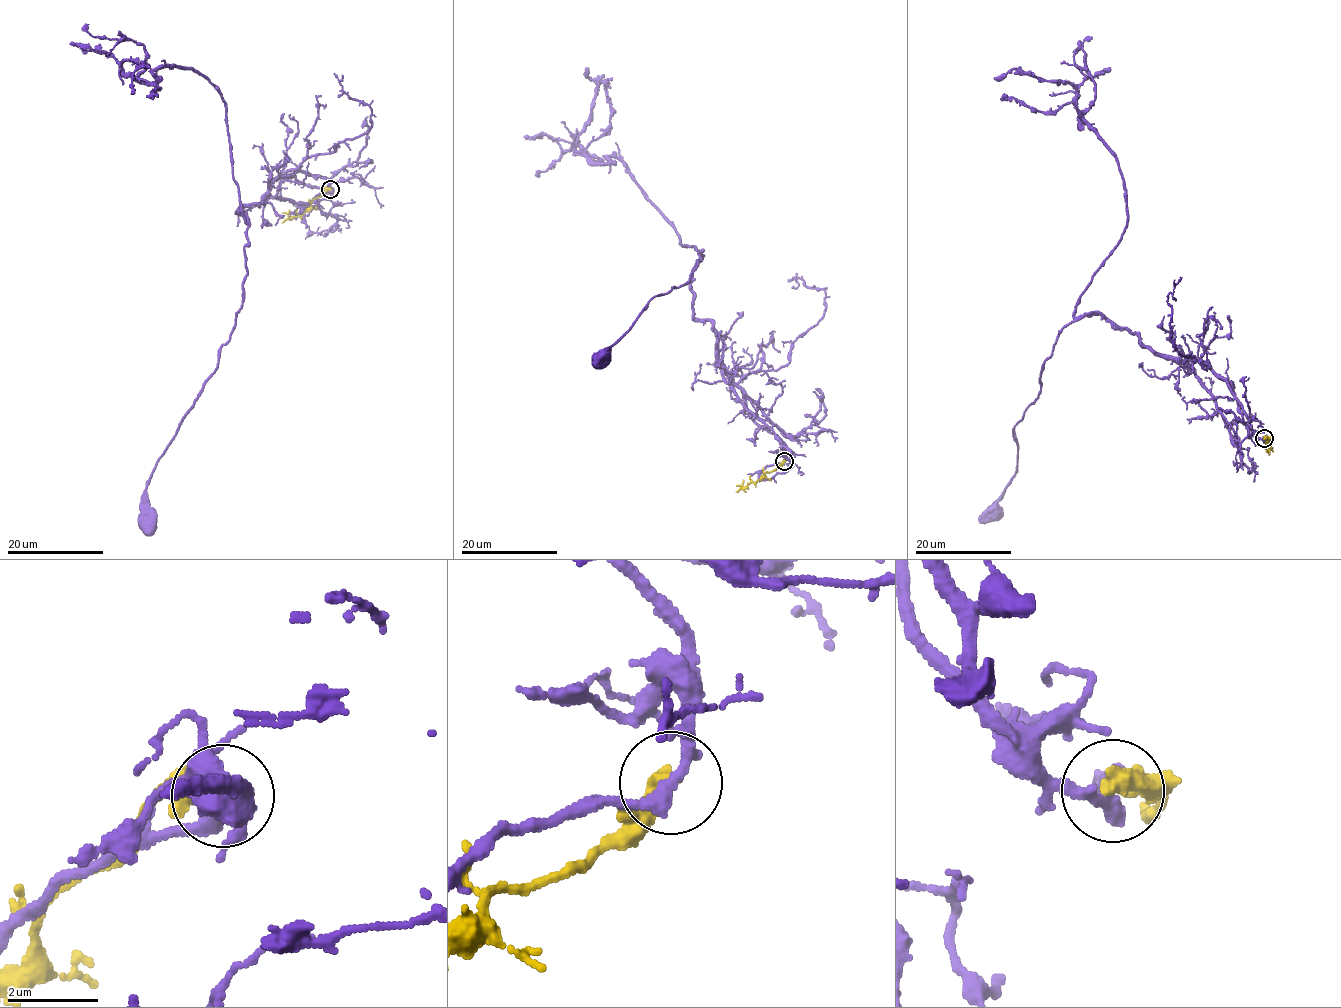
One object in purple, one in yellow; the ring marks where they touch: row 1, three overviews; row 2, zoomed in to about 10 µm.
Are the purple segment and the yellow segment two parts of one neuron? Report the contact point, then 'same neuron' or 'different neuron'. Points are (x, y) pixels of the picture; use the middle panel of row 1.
place (784, 461); different neuron

